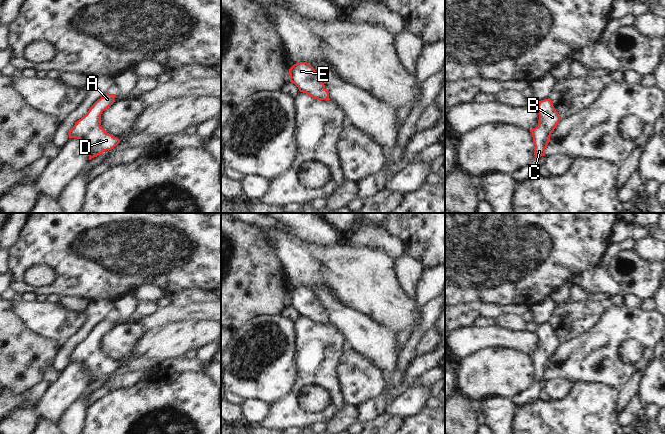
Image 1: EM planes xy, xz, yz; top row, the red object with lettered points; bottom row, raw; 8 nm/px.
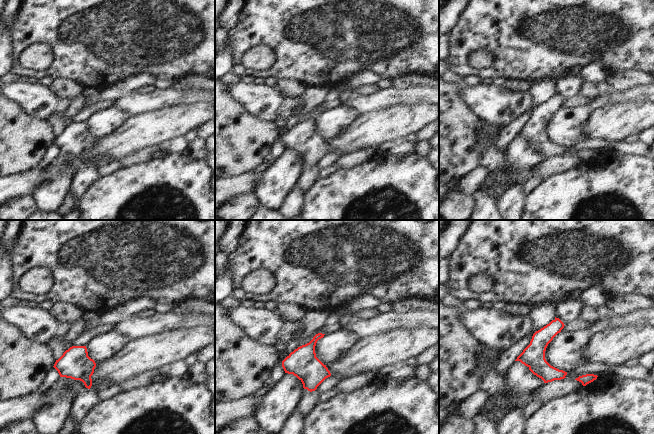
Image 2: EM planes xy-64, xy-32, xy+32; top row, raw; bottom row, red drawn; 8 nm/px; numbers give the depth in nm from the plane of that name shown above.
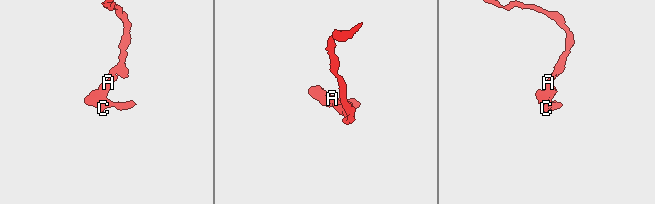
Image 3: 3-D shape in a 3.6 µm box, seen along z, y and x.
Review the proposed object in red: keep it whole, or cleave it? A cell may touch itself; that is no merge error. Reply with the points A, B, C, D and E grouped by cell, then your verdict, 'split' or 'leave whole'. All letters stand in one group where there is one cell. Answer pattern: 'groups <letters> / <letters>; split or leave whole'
groups A B C D E; leave whole

